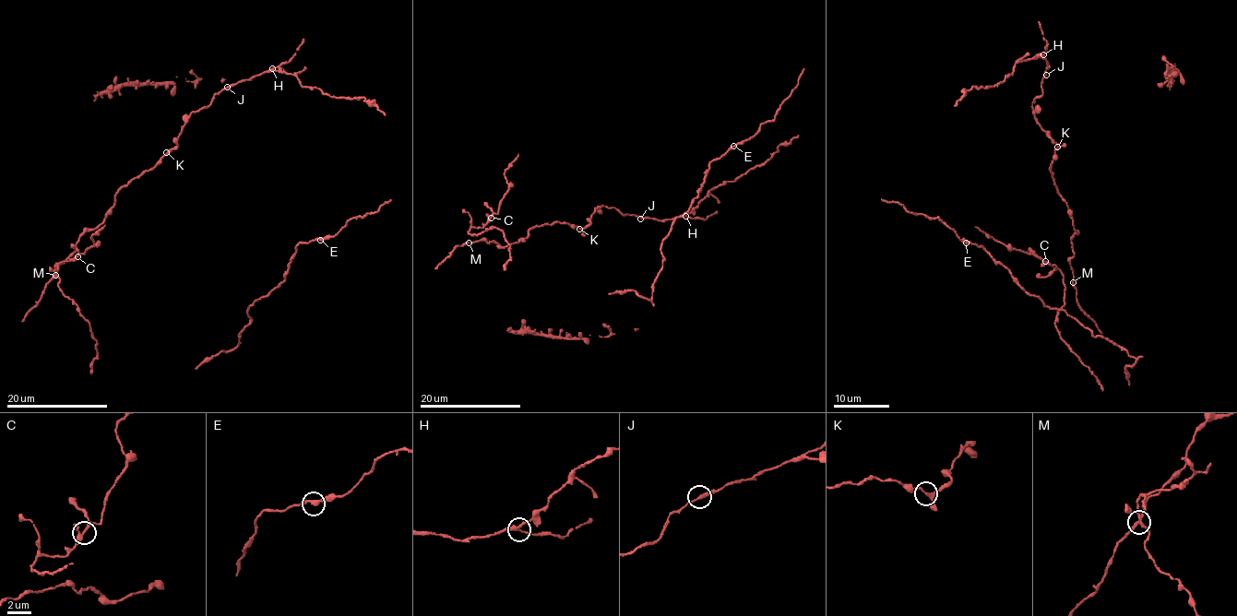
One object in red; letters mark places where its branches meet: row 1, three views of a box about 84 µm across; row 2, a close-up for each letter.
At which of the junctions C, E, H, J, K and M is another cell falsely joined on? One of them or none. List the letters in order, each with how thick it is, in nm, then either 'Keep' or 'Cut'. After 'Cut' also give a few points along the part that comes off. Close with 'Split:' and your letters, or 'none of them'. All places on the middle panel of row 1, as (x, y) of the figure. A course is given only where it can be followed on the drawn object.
C: Thickness 240 nm. Keep
E: Thickness 240 nm. Keep
H: Thickness 240 nm. Keep
J: Thickness 260 nm. Keep
K: Thickness 240 nm. Keep
M: Thickness 220 nm. Keep
Split: none of them

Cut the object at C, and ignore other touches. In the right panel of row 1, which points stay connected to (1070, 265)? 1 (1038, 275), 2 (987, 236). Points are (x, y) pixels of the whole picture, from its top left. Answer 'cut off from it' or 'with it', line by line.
1: with it
2: cut off from it

